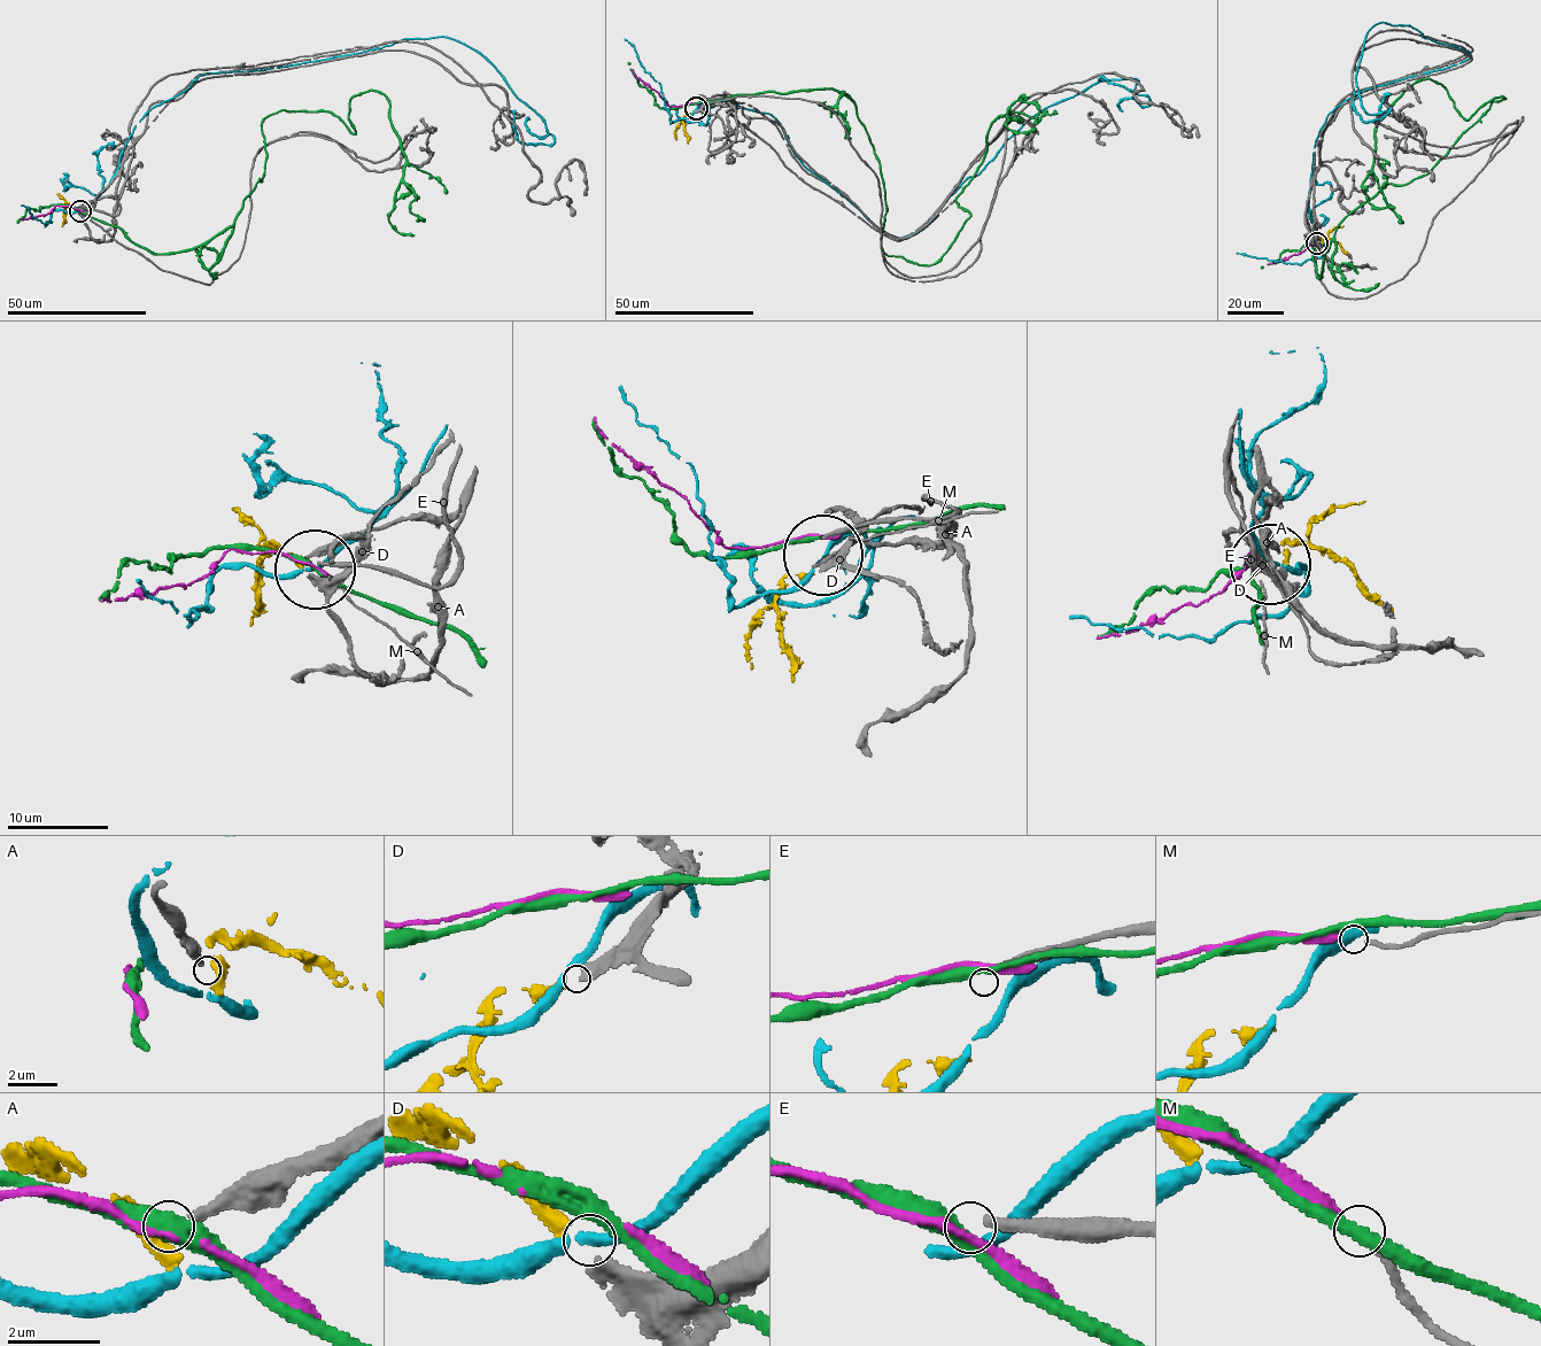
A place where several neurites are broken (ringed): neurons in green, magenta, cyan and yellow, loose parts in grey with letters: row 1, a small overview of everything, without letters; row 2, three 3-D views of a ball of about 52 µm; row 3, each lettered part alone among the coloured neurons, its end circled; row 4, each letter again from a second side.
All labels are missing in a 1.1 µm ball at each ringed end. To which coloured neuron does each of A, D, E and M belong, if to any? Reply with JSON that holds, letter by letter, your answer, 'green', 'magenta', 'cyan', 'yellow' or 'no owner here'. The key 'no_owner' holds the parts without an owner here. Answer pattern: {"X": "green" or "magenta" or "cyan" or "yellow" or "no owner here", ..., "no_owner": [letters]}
{"A": "no owner here", "D": "yellow", "E": "no owner here", "M": "magenta", "no_owner": ["A", "E"]}

